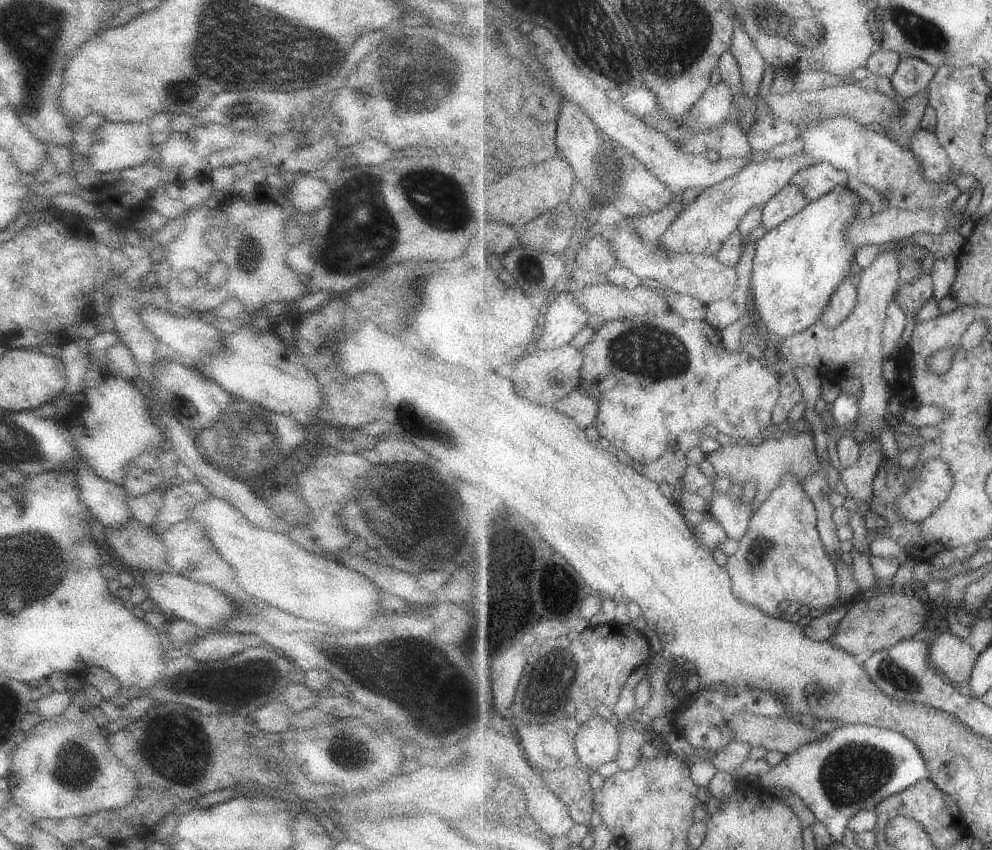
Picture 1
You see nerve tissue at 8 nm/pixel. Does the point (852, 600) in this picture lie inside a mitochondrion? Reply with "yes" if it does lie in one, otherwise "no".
no

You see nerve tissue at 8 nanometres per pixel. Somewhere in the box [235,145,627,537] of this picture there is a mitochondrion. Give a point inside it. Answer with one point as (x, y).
(436, 200)

